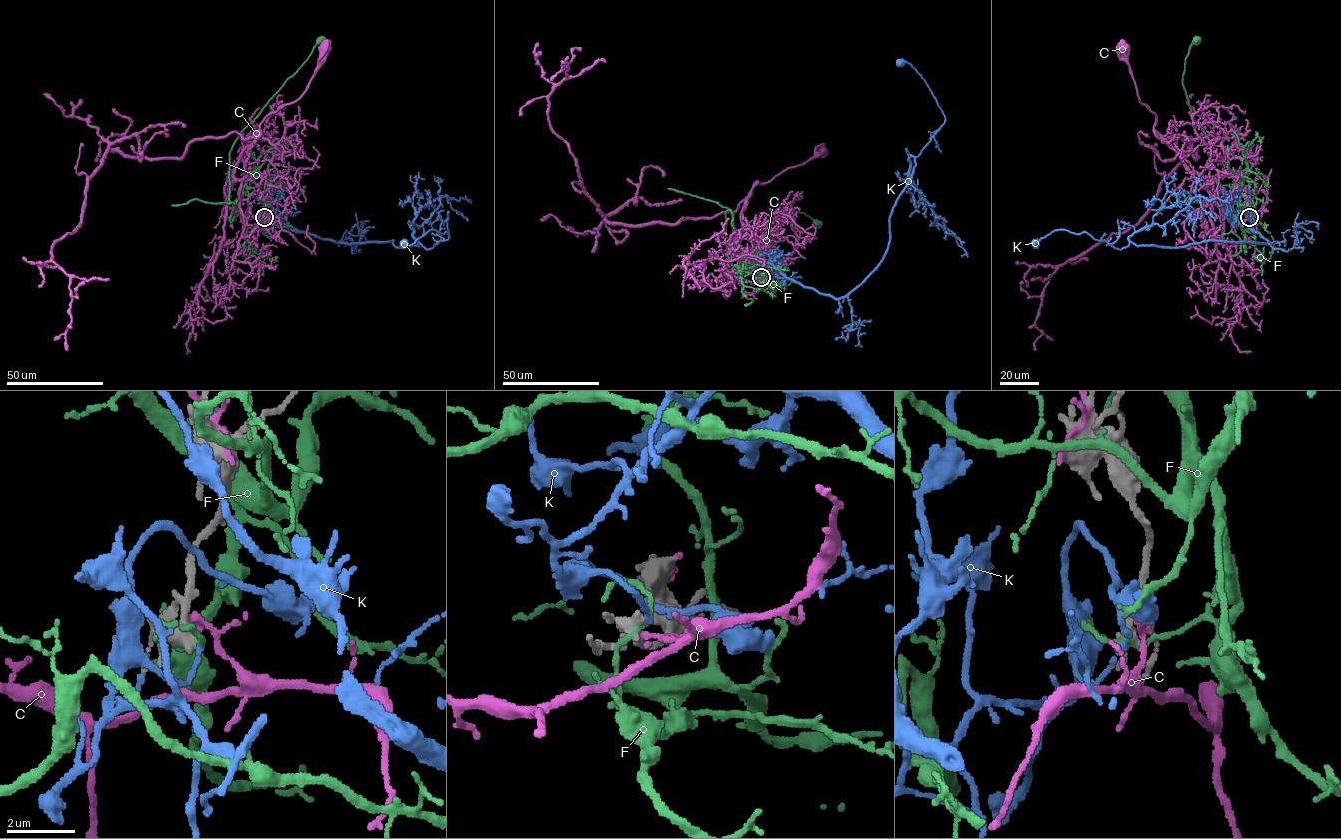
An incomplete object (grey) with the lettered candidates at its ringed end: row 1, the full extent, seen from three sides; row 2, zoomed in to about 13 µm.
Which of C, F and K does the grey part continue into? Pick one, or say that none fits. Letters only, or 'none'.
none

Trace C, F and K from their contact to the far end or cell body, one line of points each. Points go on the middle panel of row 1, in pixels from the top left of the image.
C: (760, 277), (753, 282), (721, 273), (753, 185), (822, 150)
F: (760, 277), (762, 283), (726, 256), (733, 235), (727, 210), (726, 238), (780, 210), (803, 212), (817, 224)
K: (761, 277), (771, 263), (842, 298), (879, 263), (915, 157), (945, 118), (921, 76), (900, 62)

